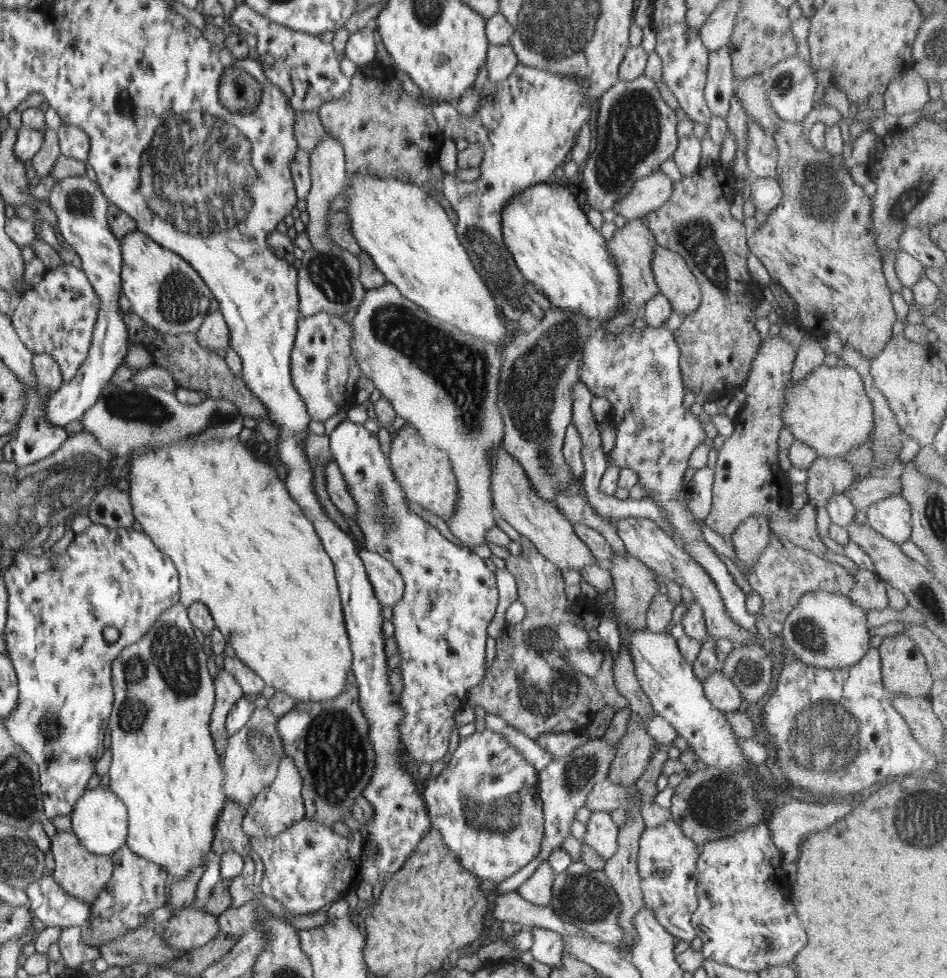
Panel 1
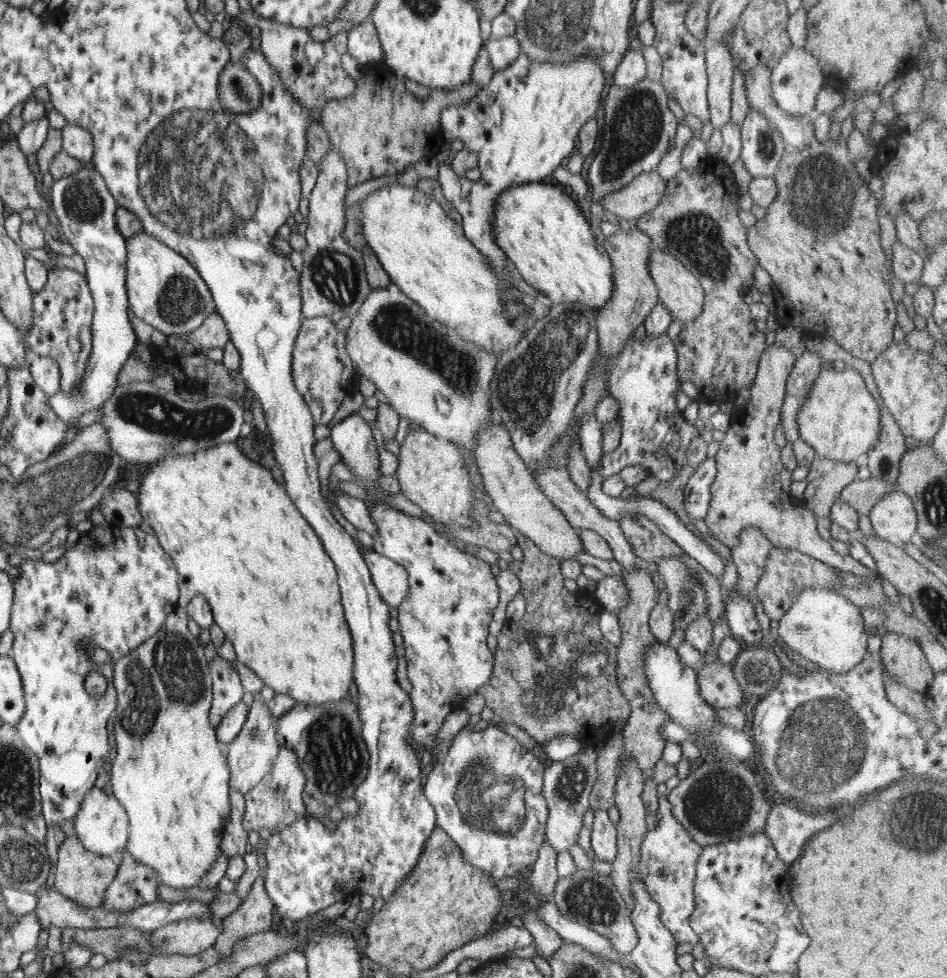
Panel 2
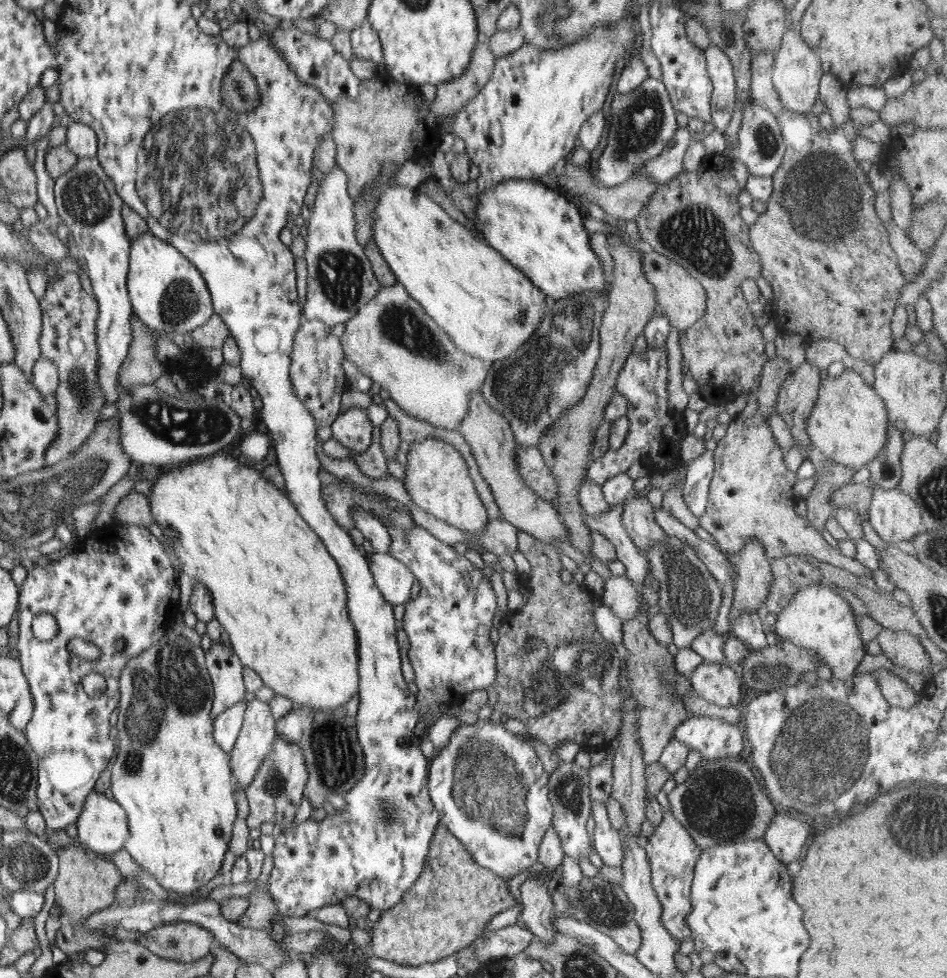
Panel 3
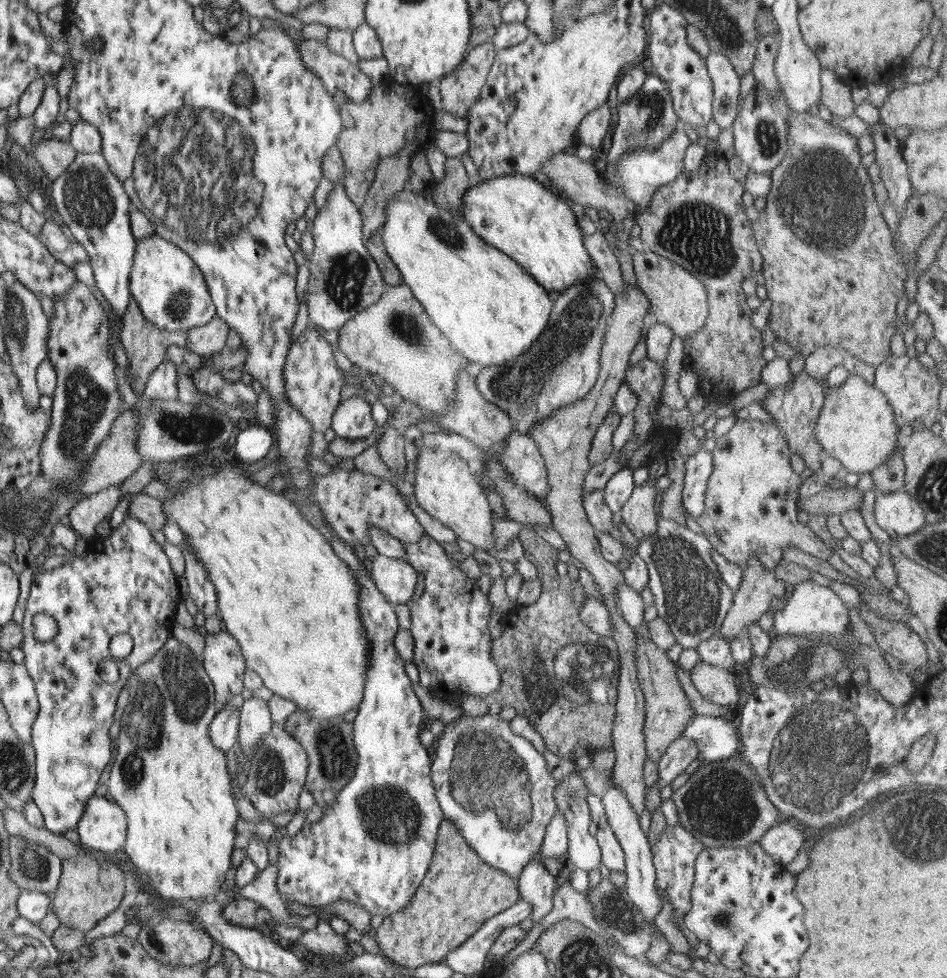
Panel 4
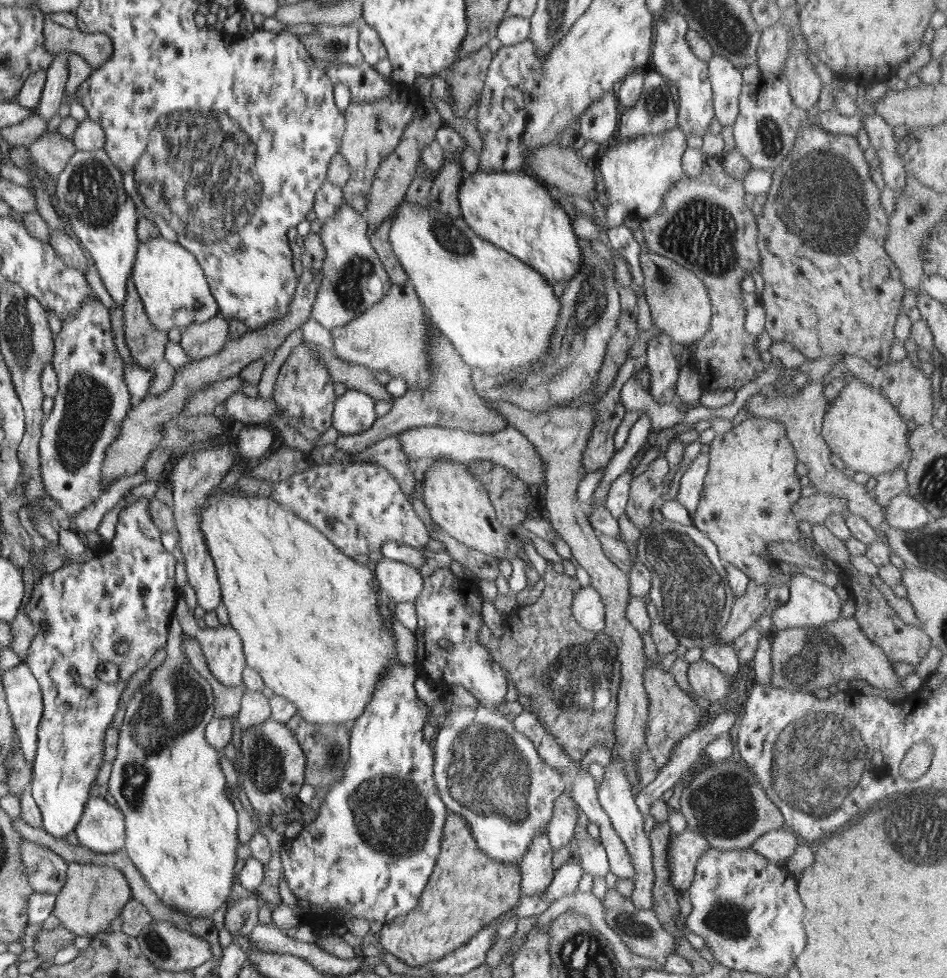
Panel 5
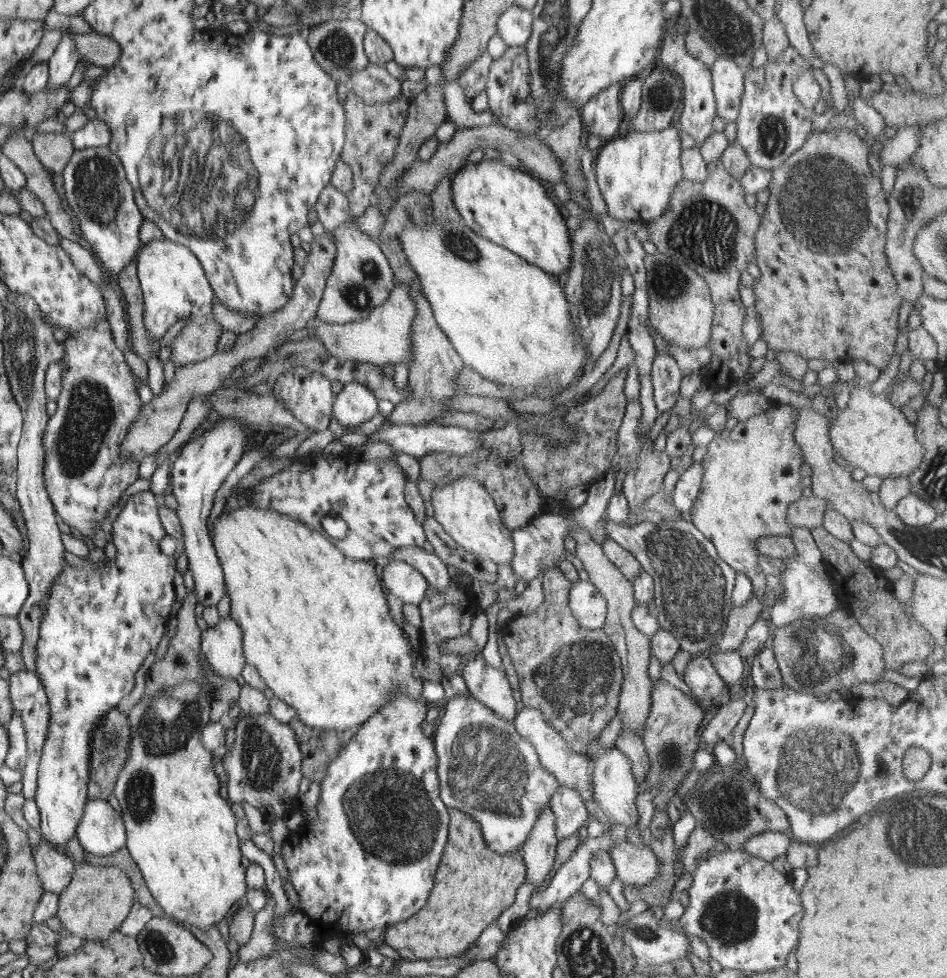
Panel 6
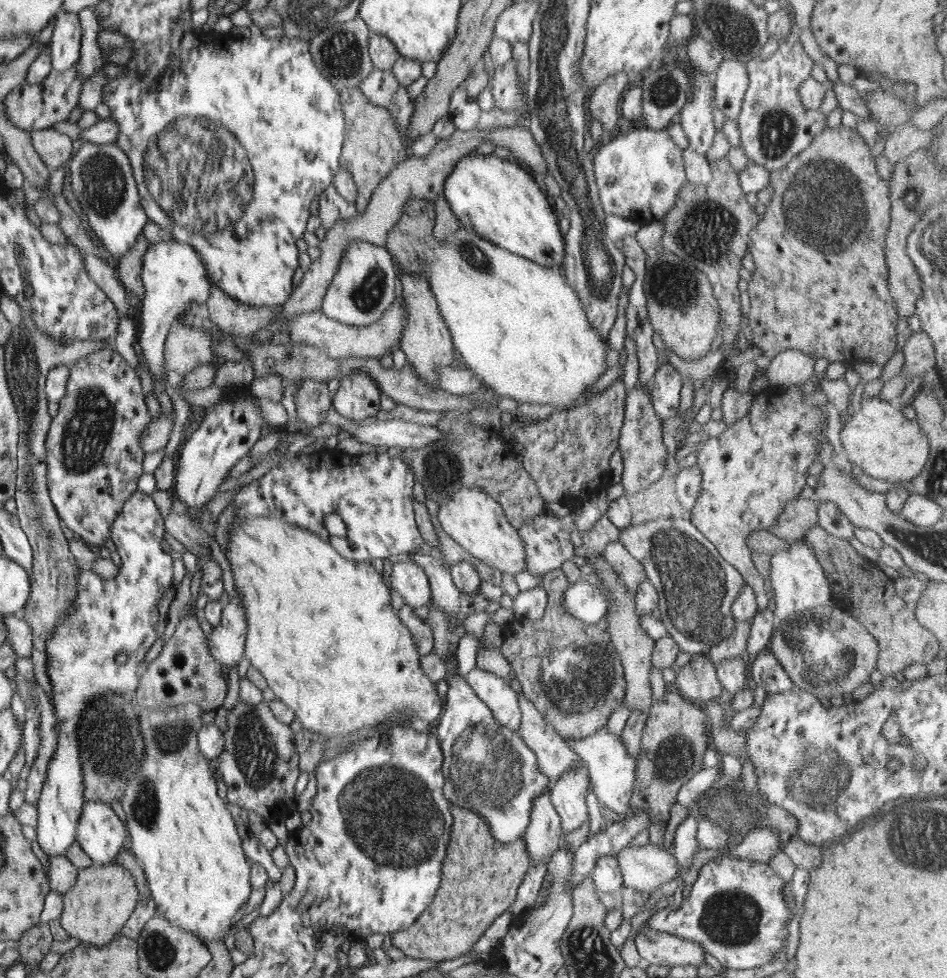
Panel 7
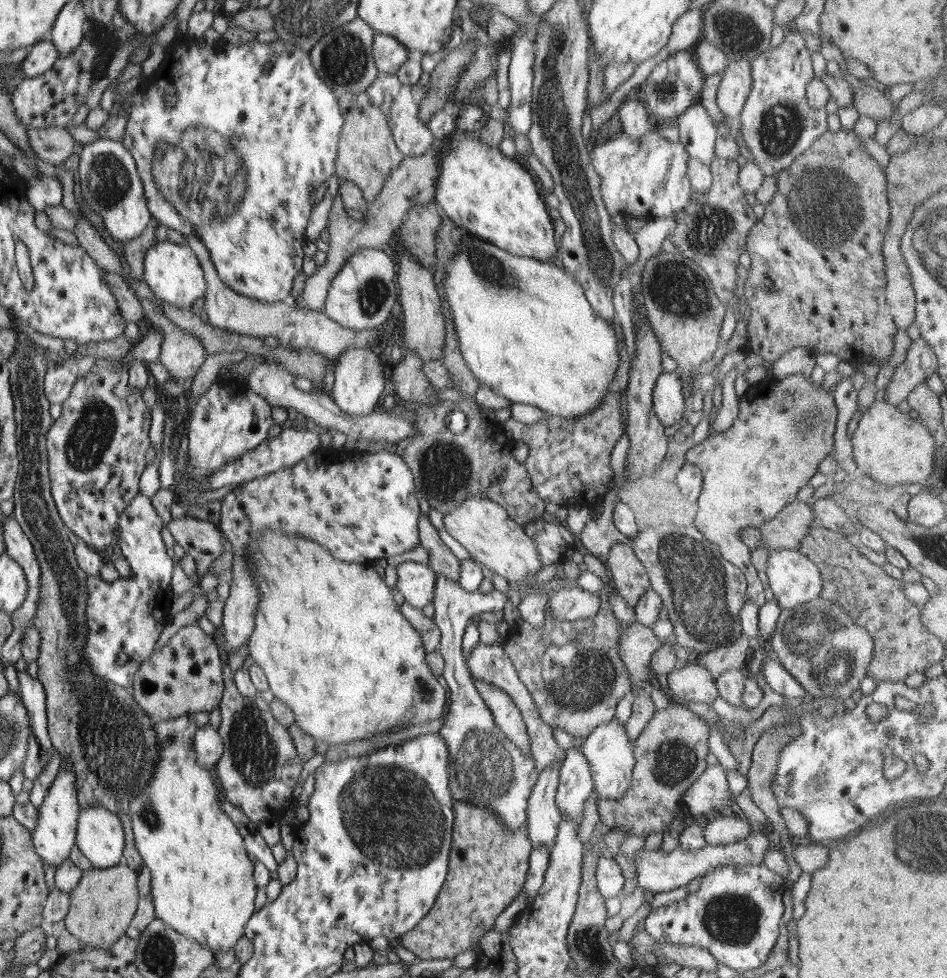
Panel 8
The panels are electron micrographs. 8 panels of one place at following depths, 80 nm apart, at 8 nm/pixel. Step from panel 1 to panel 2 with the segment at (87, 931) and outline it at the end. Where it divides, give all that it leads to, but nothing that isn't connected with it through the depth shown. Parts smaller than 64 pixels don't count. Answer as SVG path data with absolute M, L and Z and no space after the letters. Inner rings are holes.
M122 852L118 854L117 857L121 860L120 870L117 873L117 878L113 880L111 886L107 888L105 902L101 904L100 907L119 913L125 913L126 911L131 911L132 909L150 904L154 901L159 902L160 899L158 893L156 893L156 889L160 884L158 872L146 864L136 862L129 852Z

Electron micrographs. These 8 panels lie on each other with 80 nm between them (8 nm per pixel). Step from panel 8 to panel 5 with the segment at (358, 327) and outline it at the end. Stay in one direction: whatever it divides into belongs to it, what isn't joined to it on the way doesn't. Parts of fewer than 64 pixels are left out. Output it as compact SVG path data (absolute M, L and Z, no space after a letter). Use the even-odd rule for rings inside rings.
M343 202L336 216L322 223L318 234L325 246L325 259L320 272L322 281L311 315L331 331L336 327L344 328L351 320L380 302L392 283L370 242L371 232L364 214L356 212L347 202Z

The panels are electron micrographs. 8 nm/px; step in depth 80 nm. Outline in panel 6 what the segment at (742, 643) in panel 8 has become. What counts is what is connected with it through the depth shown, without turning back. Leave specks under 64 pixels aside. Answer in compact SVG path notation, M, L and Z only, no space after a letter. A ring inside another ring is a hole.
M753 594L747 604L733 608L729 613L728 629L724 630L724 637L719 640L715 648L722 651L738 651L746 638L746 633L761 617L766 606Z

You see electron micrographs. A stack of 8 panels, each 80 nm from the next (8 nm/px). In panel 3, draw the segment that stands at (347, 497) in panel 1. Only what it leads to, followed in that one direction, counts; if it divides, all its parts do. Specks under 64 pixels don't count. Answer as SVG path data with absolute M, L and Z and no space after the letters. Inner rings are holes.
M358 505L352 507L350 514L352 514L352 520L354 520L354 527L362 533L364 539L368 539L372 543L373 552L388 554L391 536L380 520Z

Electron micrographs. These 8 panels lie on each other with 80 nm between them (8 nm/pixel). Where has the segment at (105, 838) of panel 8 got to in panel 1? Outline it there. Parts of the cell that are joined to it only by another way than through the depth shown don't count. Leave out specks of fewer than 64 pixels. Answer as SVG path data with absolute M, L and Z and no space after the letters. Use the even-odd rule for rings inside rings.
M102 786L88 789L71 812L72 830L83 845L97 855L112 855L126 844L128 832L128 814L124 801L110 789Z

